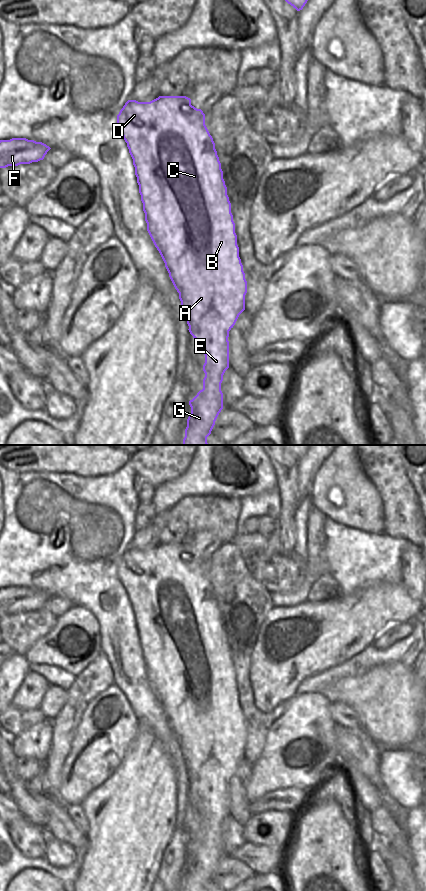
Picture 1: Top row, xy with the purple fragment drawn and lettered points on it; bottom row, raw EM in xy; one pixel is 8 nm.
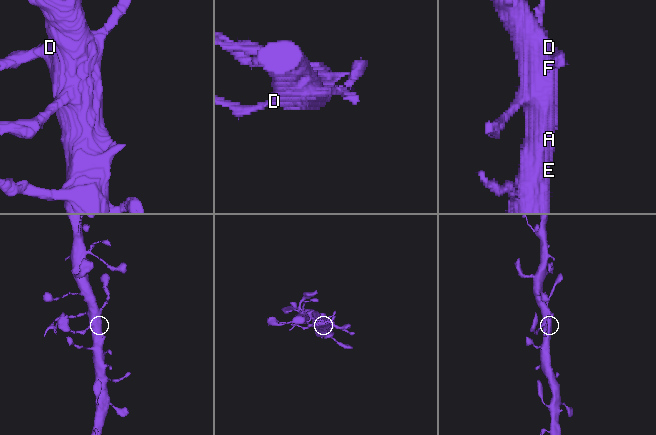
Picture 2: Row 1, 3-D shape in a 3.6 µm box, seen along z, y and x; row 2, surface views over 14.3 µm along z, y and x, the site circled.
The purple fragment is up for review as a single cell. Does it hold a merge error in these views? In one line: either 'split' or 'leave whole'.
split

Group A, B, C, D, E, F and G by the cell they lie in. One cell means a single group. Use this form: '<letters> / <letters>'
A B C D E G / F

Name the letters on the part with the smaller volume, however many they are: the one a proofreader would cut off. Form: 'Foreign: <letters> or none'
Foreign: F.

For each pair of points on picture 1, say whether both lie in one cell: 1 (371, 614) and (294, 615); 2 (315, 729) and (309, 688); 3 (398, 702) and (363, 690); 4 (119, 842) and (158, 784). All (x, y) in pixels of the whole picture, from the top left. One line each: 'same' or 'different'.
1: same
2: different
3: same
4: same

